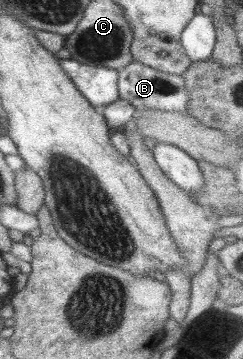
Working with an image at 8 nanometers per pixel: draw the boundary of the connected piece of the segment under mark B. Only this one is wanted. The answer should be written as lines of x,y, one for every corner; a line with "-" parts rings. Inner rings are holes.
130,61
118,70
117,92
119,99
128,102
135,110
156,110
156,112
180,112
186,114
188,93
181,75
168,74
140,62

